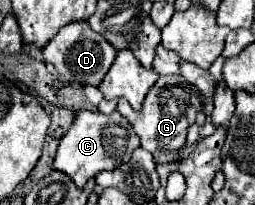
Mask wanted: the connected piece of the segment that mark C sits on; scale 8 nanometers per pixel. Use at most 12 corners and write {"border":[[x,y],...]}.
{"border":[[79,110],[55,170],[83,188],[139,146],[117,110]]}

